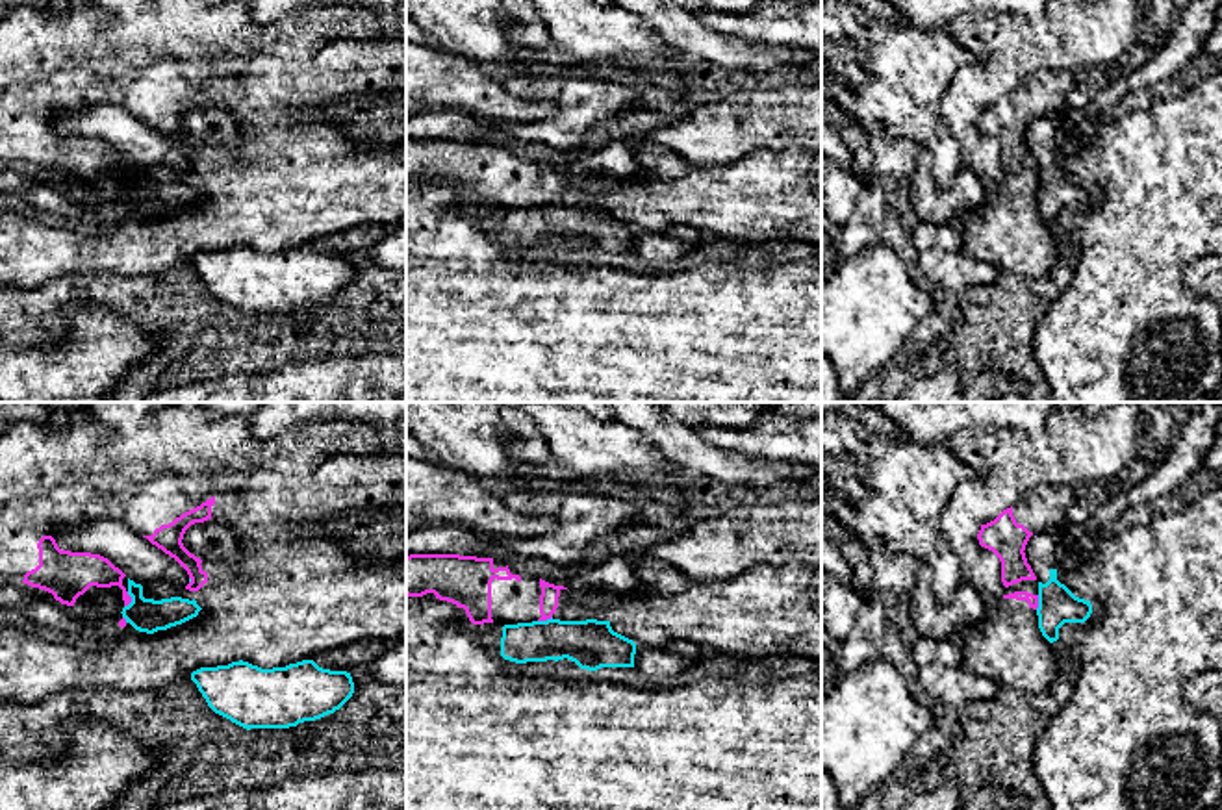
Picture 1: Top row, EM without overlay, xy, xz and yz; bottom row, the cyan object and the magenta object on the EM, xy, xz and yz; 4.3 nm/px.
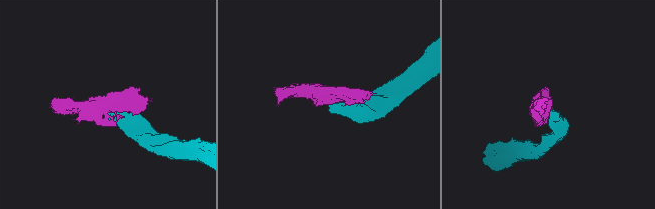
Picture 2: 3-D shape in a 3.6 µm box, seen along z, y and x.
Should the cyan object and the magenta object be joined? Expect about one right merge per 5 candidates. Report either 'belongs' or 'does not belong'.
does not belong

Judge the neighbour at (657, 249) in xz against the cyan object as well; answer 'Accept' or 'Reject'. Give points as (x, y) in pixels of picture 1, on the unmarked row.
Reject

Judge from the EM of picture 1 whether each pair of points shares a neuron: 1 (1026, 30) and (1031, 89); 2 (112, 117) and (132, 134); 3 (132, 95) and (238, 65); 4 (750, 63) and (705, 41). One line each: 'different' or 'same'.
1: different
2: same
3: different
4: same

